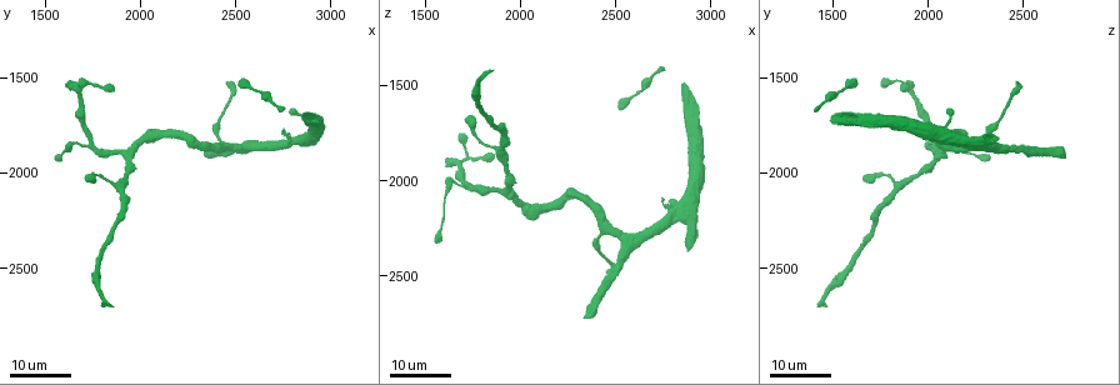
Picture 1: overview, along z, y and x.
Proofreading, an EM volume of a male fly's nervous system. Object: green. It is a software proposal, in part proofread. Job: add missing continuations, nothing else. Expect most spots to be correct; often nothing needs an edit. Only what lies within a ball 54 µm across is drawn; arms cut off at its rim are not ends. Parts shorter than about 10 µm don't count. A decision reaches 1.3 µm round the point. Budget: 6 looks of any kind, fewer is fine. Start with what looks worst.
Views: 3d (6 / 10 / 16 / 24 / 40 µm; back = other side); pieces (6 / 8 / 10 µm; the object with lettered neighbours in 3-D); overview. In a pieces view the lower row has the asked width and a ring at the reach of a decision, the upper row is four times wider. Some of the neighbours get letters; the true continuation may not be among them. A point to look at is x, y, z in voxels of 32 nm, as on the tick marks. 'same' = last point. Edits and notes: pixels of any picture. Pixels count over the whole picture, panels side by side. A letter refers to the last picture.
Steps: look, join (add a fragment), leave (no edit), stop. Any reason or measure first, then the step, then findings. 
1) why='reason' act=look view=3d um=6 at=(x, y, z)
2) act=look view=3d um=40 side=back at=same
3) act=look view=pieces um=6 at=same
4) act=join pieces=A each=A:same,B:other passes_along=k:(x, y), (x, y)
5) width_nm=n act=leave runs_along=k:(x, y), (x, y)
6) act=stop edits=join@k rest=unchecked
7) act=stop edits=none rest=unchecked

why='stops while still wide' act=look view=3d um=24 at=(1730, 2040, 1650)

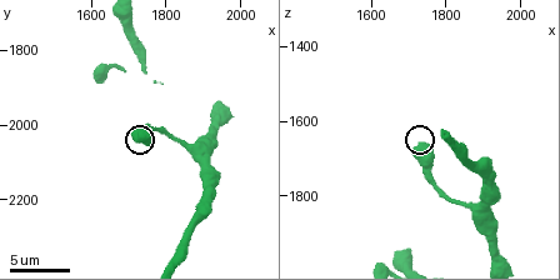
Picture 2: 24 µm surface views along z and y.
act=look view=pieces um=6 at=(1730, 2030, 1660)

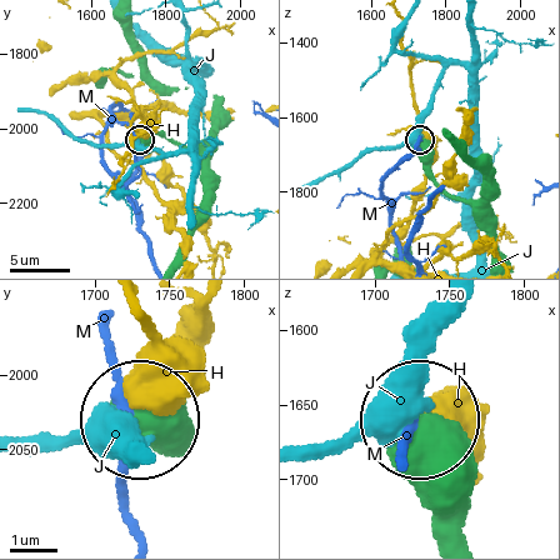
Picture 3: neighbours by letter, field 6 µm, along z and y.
act=leave each=H:other,J:other,M:other found='none of them fits'

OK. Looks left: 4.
why='end of a long branch' act=look view=3d um=24 at=(1860, 1560, 1870)

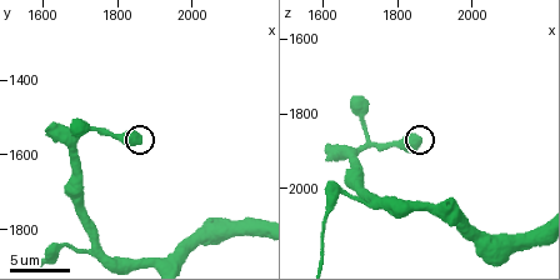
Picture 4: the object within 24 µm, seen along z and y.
why='what lies round it' act=look view=pieces um=6 at=(1860, 1560, 1860)

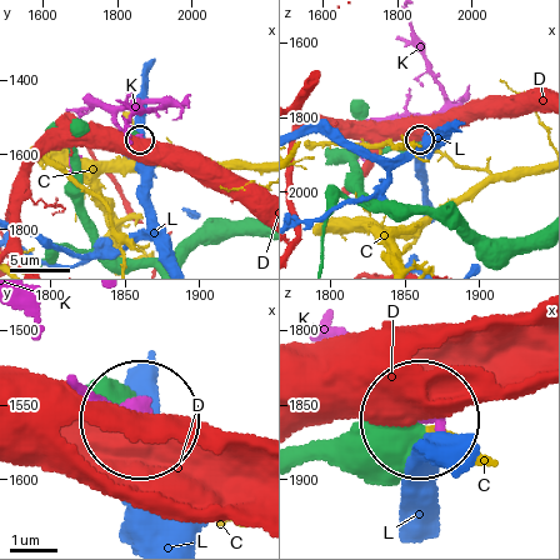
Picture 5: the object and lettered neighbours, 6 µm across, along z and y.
width_nm=570 act=leave each=C:other,D:other,K:other,L:other found='no lettered fragment goes on from it'

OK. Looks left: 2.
why='free end' act=look view=3d um=24 at=(2520, 1520, 1610)

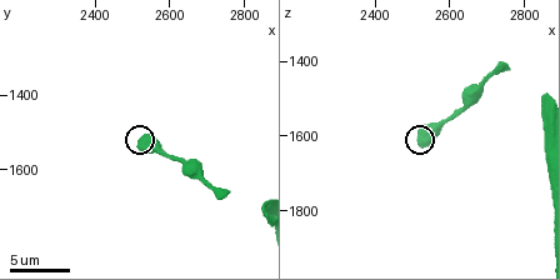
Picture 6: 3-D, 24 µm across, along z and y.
act=look view=pieces um=10 at=same

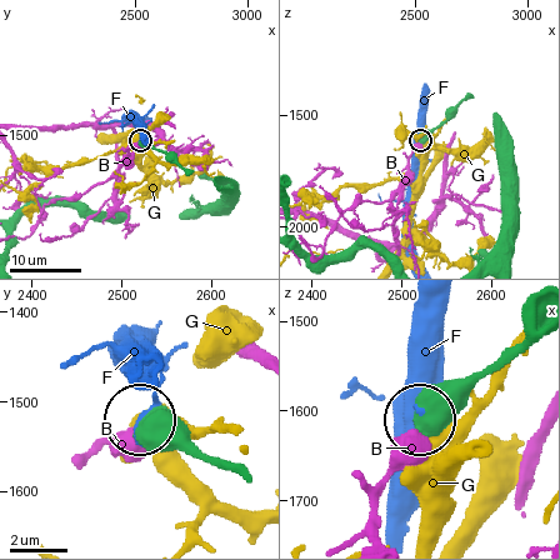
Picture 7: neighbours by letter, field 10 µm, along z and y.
act=leave each=B:other,F:other,G:other found='no lettered fragment goes on from it'

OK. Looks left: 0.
act=stop edits=none rest=unchecked

